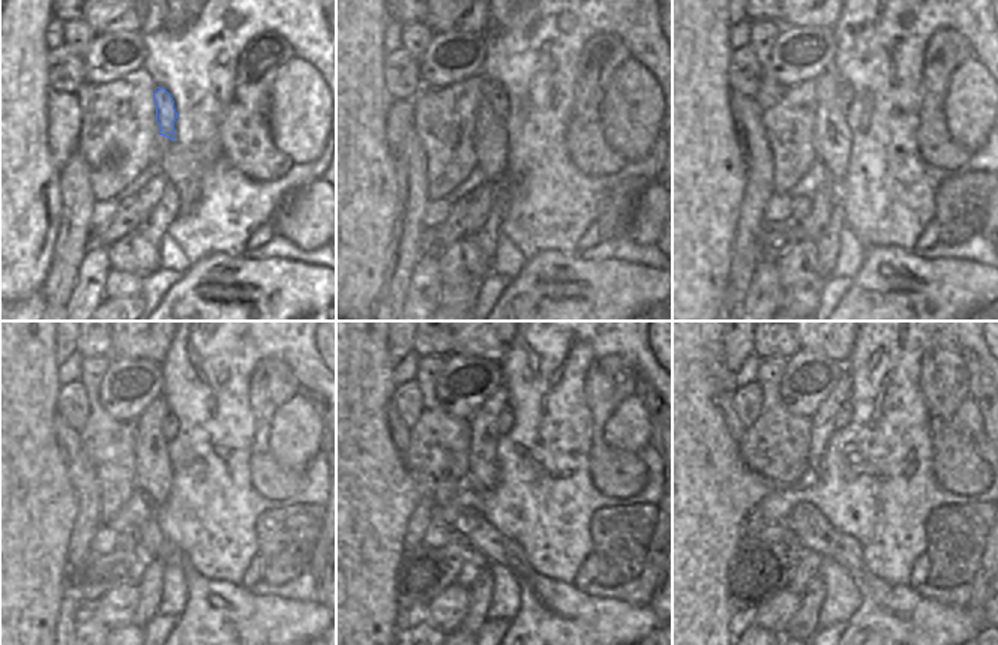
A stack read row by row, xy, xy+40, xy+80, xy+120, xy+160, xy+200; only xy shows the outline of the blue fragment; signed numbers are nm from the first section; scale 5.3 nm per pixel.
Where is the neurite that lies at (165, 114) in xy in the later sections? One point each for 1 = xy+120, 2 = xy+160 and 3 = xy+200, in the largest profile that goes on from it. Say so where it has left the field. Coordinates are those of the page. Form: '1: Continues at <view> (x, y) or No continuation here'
1: Continues at xy+120 (170, 425)
2: Continues at xy+160 (506, 417)
3: Continues at xy+200 (842, 417)

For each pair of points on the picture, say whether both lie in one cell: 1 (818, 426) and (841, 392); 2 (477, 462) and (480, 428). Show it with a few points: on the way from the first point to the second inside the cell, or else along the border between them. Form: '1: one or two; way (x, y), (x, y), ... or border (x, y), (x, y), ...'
1: one; way (823, 417), (833, 401)
2: one; way (480, 453), (480, 437)

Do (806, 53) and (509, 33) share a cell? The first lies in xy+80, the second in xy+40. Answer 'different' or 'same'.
different

